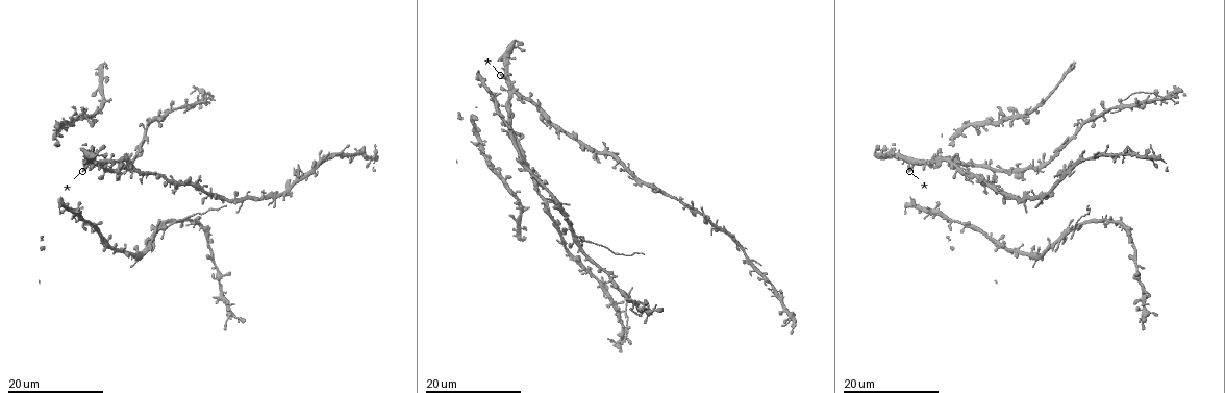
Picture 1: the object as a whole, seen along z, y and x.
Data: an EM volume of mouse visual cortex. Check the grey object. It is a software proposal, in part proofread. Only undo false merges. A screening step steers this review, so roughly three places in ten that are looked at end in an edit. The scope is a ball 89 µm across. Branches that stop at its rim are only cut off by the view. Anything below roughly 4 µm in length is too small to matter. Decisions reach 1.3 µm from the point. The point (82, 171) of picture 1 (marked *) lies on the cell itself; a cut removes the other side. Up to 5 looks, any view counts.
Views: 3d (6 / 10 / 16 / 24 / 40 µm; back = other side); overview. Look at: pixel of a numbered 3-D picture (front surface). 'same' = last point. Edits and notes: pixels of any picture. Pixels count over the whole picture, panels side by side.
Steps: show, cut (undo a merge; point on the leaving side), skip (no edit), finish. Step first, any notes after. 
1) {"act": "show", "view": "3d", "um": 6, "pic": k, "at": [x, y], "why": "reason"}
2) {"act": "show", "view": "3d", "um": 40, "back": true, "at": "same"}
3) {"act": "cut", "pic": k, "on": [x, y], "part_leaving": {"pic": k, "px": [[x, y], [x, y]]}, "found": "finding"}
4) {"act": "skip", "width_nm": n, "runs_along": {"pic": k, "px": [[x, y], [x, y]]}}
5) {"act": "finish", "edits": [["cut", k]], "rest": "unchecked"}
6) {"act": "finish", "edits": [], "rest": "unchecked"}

{"act": "show", "view": "3d", "um": 24, "pic": 1, "at": [580, 242], "why": "looks like a crossing"}

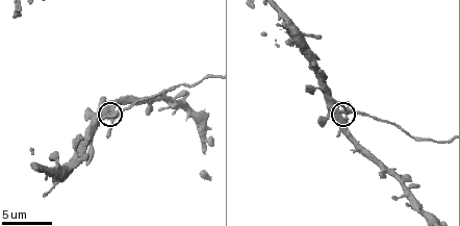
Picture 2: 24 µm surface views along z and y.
{"act": "show", "view": "3d", "um": 6, "pic": 2, "at": [345, 114]}

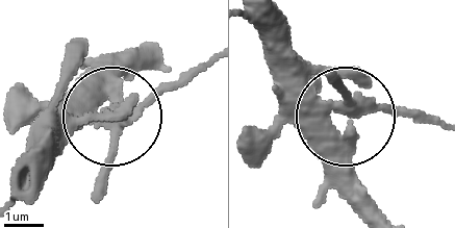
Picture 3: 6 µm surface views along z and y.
{"act": "cut", "pic": 3, "on": [155, 99], "arms": 4, "part_leaving": {"pic": 3, "px": [[339, 104], [397, 104], [436, 118]]}, "found": "a second cell is stuck on"}

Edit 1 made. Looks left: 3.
{"act": "show", "view": "3d", "um": 24, "pic": 1, "at": [651, 311], "why": "four-way junction"}

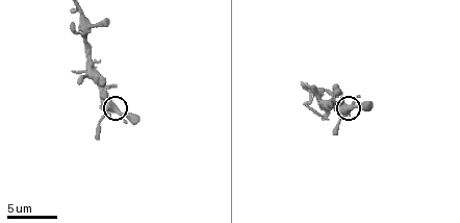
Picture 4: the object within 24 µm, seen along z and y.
{"act": "show", "view": "3d", "um": 6, "pic": 4, "at": [346, 108]}

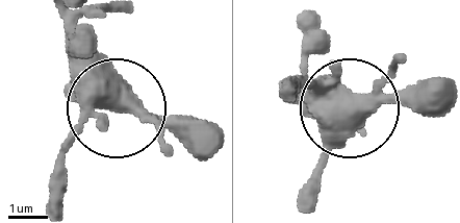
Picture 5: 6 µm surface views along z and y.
{"act": "skip", "arms": 4, "found": "all the same cell"}

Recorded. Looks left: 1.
{"act": "finish", "edits": [["cut", 3]], "rest": "unchecked"}

